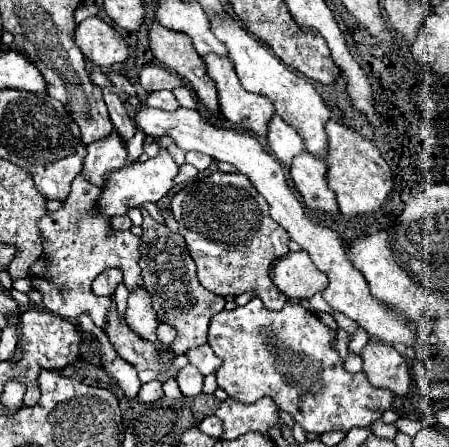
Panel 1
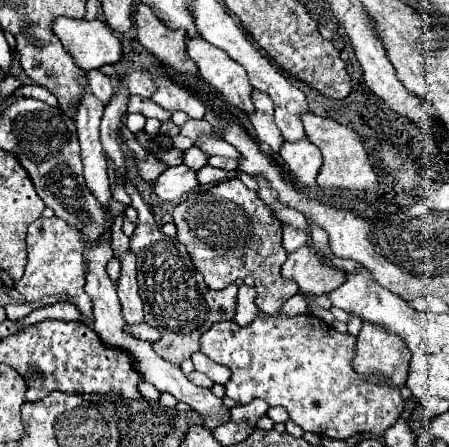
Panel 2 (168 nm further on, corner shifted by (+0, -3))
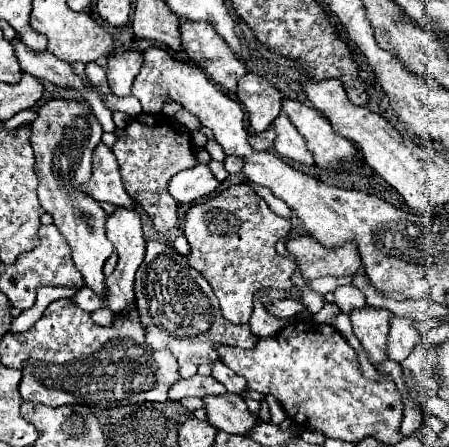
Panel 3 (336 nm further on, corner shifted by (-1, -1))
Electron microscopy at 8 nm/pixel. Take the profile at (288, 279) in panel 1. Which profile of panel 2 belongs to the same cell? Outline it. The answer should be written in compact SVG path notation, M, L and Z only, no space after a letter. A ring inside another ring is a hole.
M309 247L289 253L281 277L293 279L303 295L327 295L345 281L345 273L323 265Z

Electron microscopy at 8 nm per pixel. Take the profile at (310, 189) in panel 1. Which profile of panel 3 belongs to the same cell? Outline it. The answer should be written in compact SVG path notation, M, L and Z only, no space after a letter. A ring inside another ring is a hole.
M280 113L274 121L272 127L276 131L276 139L274 139L274 149L280 157L284 159L292 159L298 161L302 165L314 165L314 157L306 147L306 141L302 139L302 135L298 133L298 129L290 123L290 119L286 117L286 113Z

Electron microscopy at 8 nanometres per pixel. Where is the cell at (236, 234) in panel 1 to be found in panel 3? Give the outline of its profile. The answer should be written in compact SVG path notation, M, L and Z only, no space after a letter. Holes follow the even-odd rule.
M246 183L224 189L224 191L216 193L214 197L210 197L208 201L190 207L190 211L186 213L186 221L184 221L184 235L190 243L188 263L198 273L202 273L202 277L210 283L210 287L214 289L214 293L220 301L220 309L222 309L222 313L228 321L234 321L236 325L246 325L246 321L250 319L252 309L254 309L254 293L260 291L262 287L292 289L290 277L294 273L296 263L292 259L280 257L276 253L278 239L282 239L290 229L292 229L290 219L284 219L284 217L276 215L266 205L266 201L260 199L254 193L254 189Z

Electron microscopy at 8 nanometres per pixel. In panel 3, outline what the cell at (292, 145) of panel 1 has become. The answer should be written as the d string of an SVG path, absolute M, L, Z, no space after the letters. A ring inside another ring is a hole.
M246 73L240 77L236 97L248 111L250 127L256 133L266 131L272 119L282 111L282 93L272 83L268 83L268 79L256 73Z

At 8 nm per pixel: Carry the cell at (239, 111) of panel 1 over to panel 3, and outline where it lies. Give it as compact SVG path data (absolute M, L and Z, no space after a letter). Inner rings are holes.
M186 21L180 25L182 49L196 63L208 79L228 89L236 91L236 81L246 73L244 63L232 53L232 49L218 37L214 27L206 21Z

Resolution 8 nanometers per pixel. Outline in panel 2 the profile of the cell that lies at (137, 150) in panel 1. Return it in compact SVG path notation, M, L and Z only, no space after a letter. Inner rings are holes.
M125 179L125 191L131 197L131 205L139 213L137 229L131 237L131 251L137 255L137 281L145 305L145 323L161 331L161 339L155 343L153 349L173 365L181 365L181 361L199 351L199 337L215 321L233 319L237 285L231 283L221 291L209 289L203 283L203 275L193 267L185 245L177 237L167 237L165 233L161 233L133 181Z

